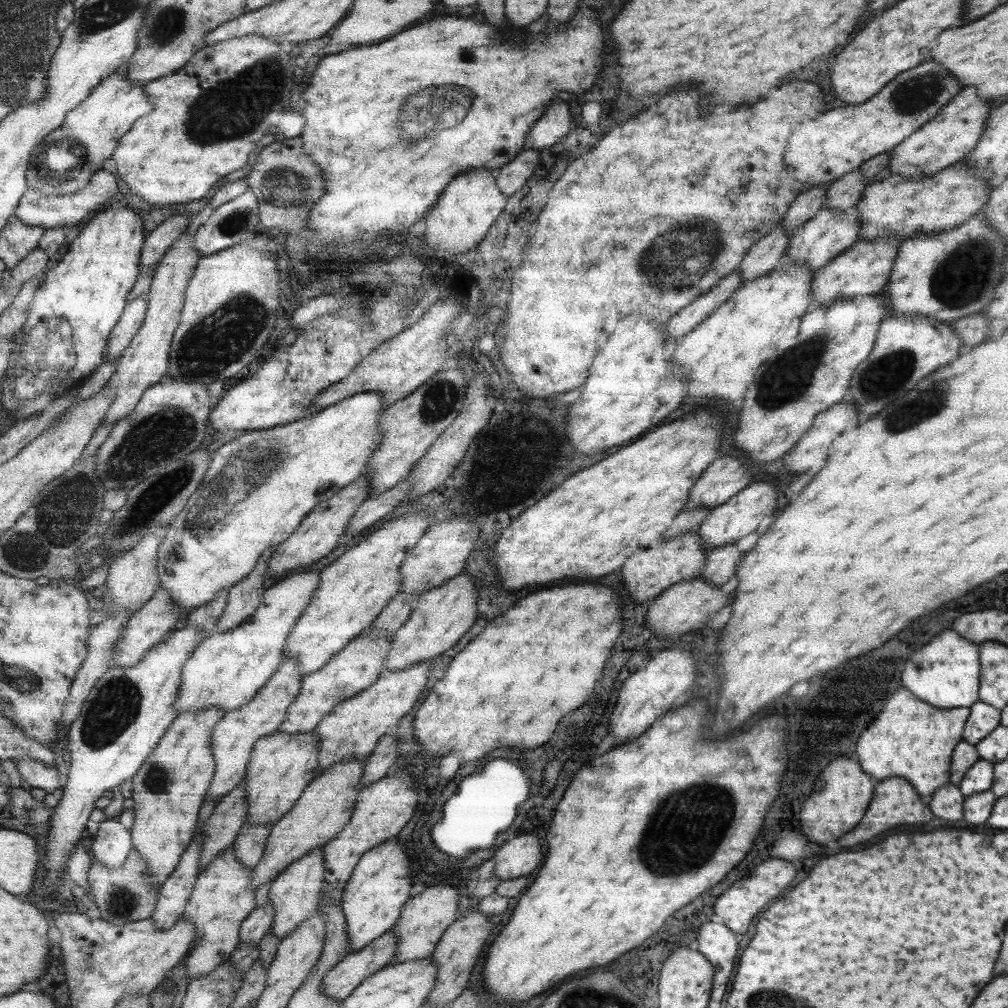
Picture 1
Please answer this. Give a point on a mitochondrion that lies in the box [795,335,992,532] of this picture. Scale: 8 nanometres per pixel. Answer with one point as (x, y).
(921, 405)

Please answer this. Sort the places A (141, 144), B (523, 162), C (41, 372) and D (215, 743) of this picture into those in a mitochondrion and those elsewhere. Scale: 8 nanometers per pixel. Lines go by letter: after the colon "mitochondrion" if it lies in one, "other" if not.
A: other
B: other
C: mitochondrion
D: other

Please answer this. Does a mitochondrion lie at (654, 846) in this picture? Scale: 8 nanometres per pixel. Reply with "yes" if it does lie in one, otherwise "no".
yes

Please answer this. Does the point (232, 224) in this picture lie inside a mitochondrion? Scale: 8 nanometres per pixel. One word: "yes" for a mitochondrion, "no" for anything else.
yes

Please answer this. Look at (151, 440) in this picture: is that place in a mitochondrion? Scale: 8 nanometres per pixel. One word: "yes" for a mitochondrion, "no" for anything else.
yes

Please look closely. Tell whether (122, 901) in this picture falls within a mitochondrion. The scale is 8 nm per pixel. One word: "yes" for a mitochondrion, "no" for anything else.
yes

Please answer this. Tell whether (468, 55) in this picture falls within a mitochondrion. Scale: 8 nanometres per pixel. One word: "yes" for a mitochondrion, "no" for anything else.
yes

